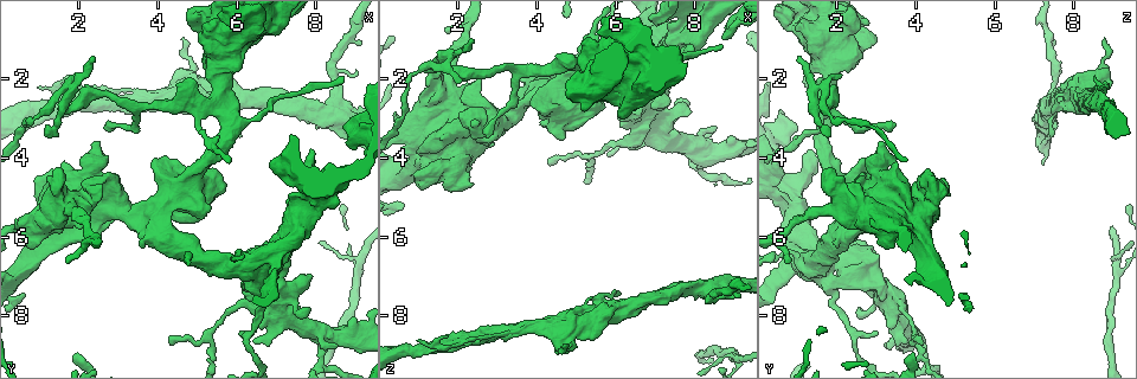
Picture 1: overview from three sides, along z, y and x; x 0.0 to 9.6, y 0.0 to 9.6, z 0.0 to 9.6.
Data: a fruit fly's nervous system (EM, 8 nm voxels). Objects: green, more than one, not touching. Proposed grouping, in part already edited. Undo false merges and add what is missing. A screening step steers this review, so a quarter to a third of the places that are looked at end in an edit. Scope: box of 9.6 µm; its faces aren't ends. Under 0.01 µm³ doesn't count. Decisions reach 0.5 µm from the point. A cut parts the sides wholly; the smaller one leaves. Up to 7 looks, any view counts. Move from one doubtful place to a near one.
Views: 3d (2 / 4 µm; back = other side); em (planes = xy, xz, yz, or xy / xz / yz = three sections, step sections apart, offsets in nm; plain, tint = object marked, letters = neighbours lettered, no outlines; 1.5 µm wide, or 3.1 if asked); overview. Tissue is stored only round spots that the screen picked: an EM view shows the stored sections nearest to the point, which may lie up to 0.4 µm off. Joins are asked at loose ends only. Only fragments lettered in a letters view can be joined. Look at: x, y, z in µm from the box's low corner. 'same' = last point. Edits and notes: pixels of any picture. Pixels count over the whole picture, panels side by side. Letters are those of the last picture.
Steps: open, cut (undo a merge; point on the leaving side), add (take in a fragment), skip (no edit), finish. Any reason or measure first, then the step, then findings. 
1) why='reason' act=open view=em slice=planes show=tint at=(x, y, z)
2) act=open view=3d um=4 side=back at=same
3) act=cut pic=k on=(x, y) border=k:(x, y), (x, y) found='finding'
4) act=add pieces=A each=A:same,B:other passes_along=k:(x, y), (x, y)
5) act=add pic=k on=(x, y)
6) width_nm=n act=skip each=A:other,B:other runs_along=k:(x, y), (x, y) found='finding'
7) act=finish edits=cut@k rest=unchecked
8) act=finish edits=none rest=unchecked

why='branch stops here' act=open view=3d um=4 at=(2.30, 1.45, 1.00)

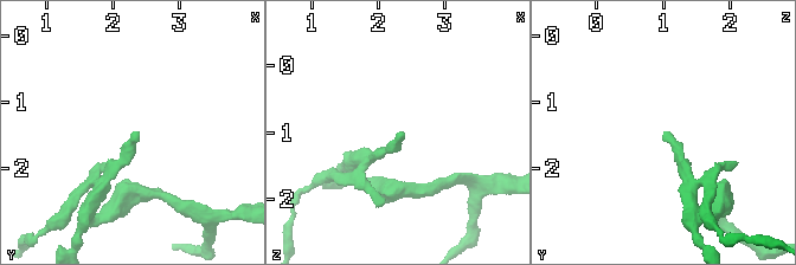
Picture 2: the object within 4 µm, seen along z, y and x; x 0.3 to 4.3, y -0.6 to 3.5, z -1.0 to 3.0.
act=open view=em slice=planes show=letters at=(2.25, 1.45, 1.05)

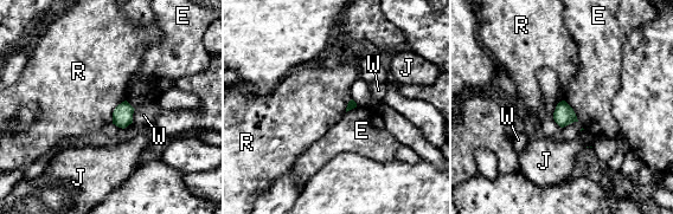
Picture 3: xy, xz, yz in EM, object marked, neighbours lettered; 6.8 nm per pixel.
act=skip each=E:other,J:other,R:other,W:other found='no lettered fragment goes on from it'

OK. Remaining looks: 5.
why='thin end' act=open view=em slice=planes show=tint at=(4.65, 0.95, 8.80)

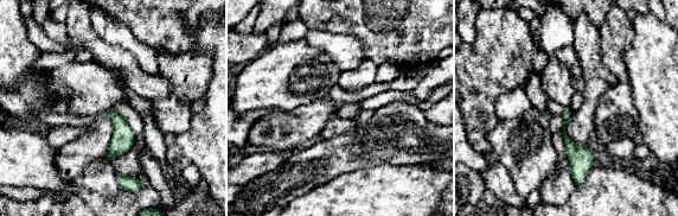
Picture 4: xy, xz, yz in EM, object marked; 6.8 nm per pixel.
act=open view=em slice=planes show=letters at=same

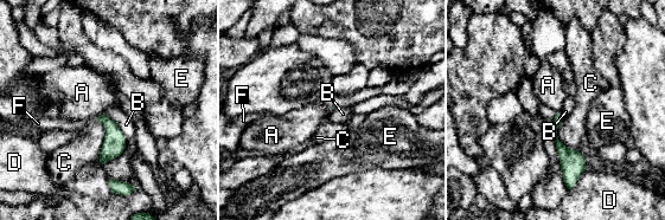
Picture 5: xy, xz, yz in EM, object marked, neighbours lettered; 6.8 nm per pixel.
longest_contact=B:260nm act=add pieces=F each=A:other,B:other,C:other,D:other,E:other,F:same passes_along=5:(114, 143), (97, 117), (62, 124) found='the neuron continues'

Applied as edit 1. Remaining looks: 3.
act=open view=overview

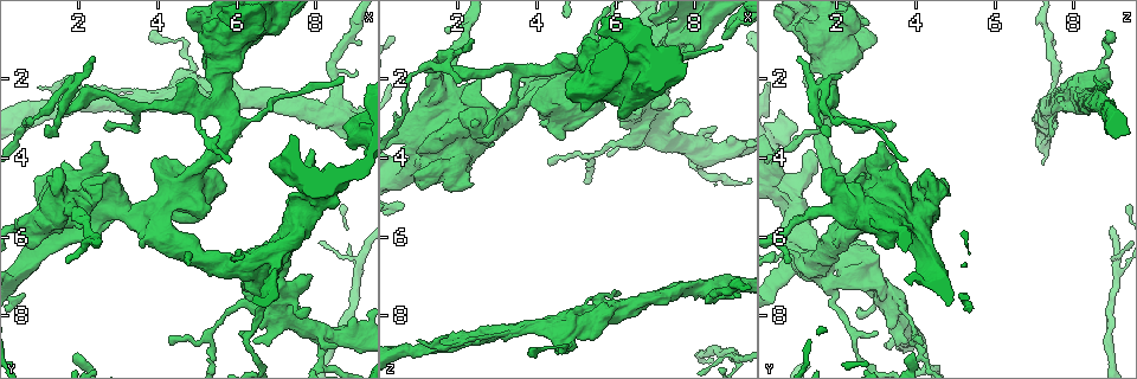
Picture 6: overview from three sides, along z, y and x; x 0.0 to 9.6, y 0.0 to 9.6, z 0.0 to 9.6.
why='stops while still wide' act=open view=em slice=planes show=letters at=(3.55, 6.30, 2.00)

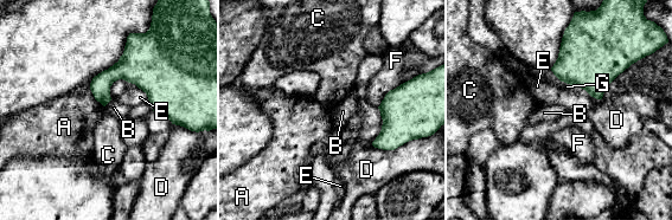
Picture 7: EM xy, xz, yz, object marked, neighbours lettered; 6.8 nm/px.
act=skip each=A:other,B:other,C:other,D:other,E:other,F:other,G:other border=7:(91, 79), (90, 91), (103, 107) found='none of them fits'

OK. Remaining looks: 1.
act=finish edits=add@5 rest=unchecked

